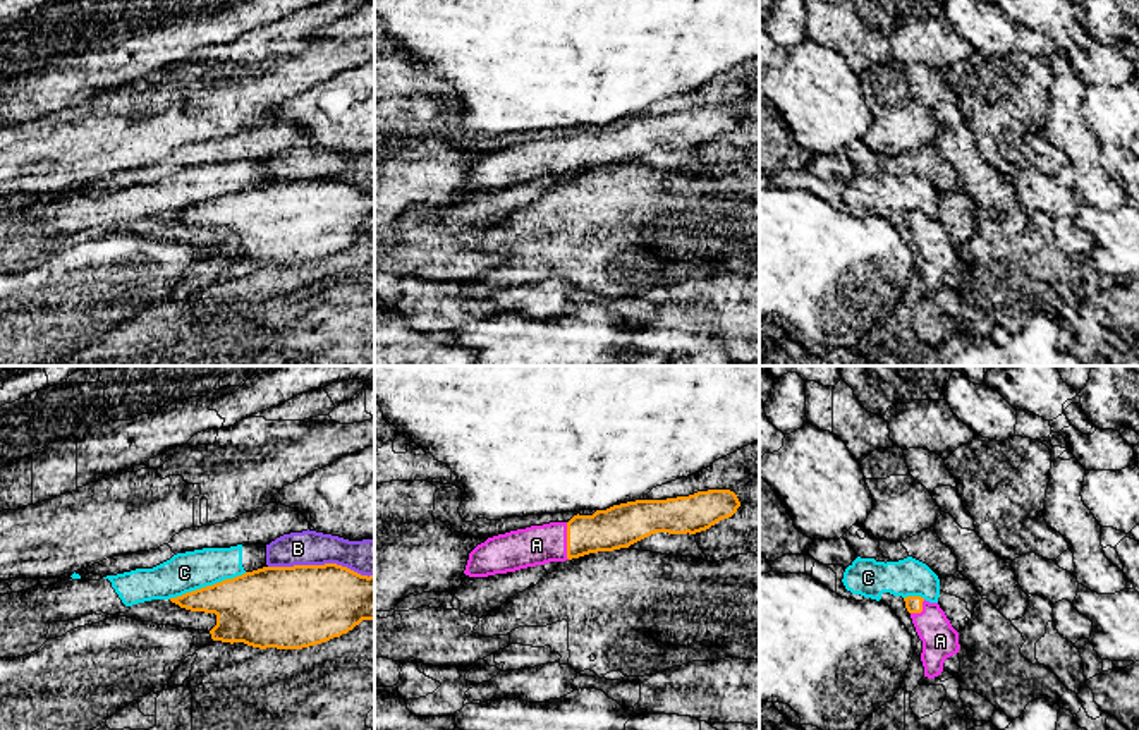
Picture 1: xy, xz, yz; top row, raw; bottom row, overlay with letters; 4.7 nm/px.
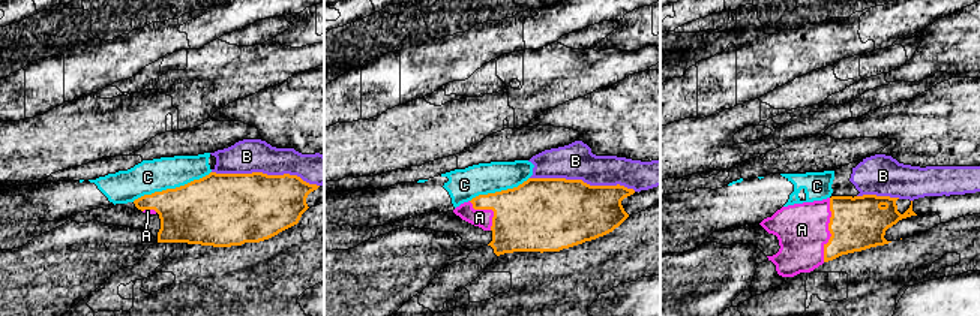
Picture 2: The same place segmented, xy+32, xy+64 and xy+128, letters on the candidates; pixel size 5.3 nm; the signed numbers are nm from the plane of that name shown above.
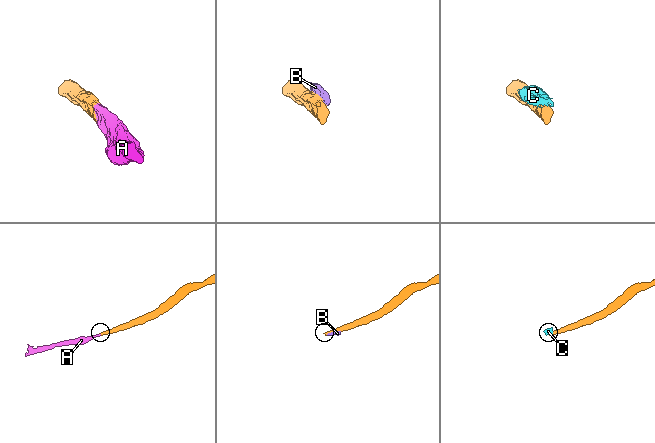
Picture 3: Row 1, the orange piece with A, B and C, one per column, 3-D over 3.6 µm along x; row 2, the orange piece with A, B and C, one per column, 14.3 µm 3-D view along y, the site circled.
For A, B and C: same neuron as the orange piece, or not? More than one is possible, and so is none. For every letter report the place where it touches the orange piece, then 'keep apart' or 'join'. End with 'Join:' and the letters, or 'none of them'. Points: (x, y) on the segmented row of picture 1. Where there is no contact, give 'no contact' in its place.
A: contact xz (567, 541); join
B: contact xy (322, 565); keep apart
C: contact xy (207, 586); keep apart
Join: A

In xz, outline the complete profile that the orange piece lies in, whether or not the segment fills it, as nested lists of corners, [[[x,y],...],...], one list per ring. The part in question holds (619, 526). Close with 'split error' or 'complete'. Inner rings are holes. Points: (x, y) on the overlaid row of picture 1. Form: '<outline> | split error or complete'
[[[730,490],[697,491],[689,496],[667,500],[636,500],[596,510],[593,515],[574,515],[569,522],[550,522],[510,531],[488,538],[471,553],[464,574],[469,577],[488,577],[495,574],[515,572],[550,562],[565,562],[598,551],[613,551],[656,534],[696,534],[710,529],[716,522],[732,517],[740,502]]] | split error

